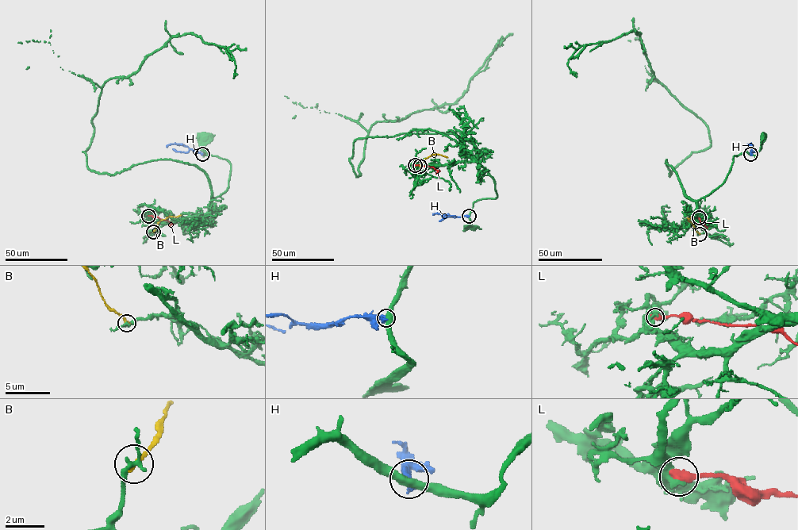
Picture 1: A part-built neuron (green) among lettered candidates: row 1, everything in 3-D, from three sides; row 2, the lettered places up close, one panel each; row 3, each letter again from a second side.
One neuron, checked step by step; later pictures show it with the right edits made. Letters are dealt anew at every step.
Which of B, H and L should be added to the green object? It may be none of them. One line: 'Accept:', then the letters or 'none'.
Accept: none

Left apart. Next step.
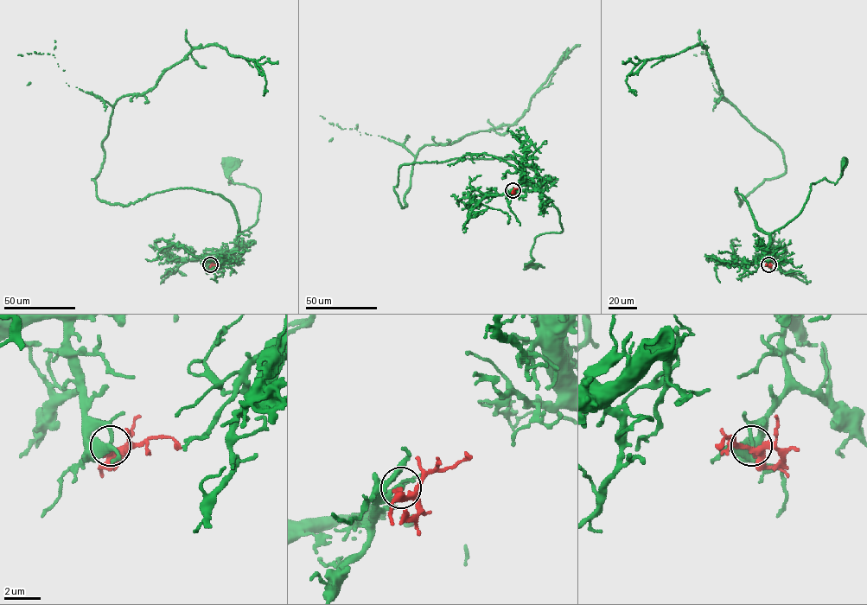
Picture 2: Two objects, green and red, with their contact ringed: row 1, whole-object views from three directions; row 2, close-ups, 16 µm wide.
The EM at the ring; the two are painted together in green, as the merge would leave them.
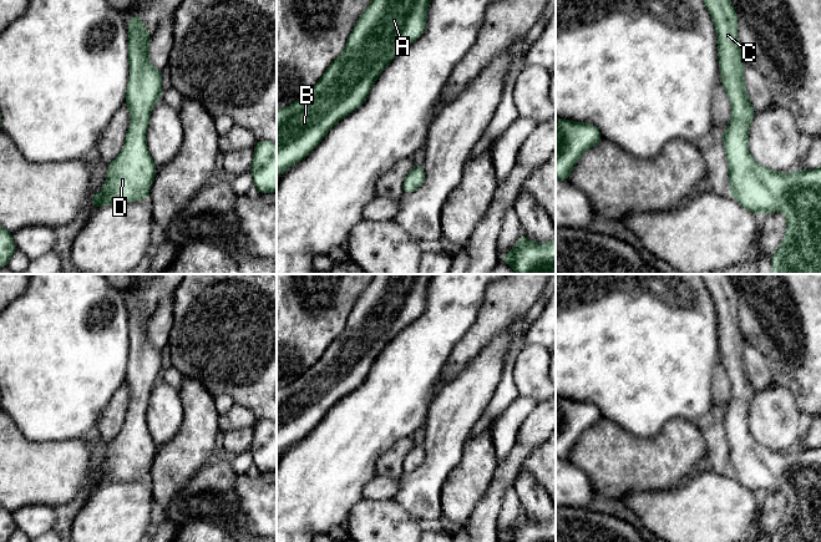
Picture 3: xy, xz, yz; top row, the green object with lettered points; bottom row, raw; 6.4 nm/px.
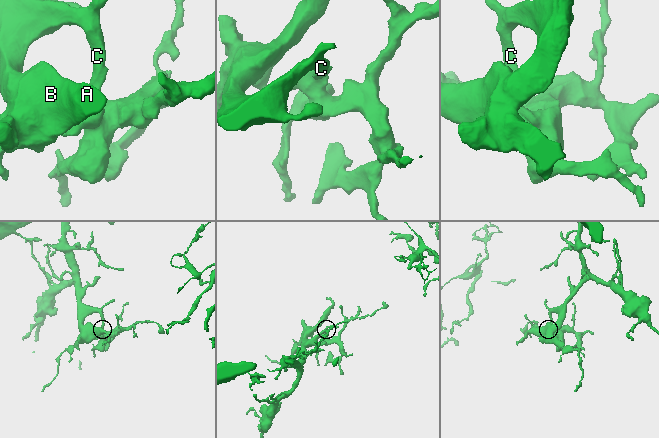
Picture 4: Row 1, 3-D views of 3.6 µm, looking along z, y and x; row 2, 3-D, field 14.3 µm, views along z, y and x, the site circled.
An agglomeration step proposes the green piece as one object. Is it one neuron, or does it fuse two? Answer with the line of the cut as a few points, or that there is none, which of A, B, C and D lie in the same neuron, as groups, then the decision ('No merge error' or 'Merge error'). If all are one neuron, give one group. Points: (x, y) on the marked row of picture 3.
No split. Groups: A B C D. No merge error

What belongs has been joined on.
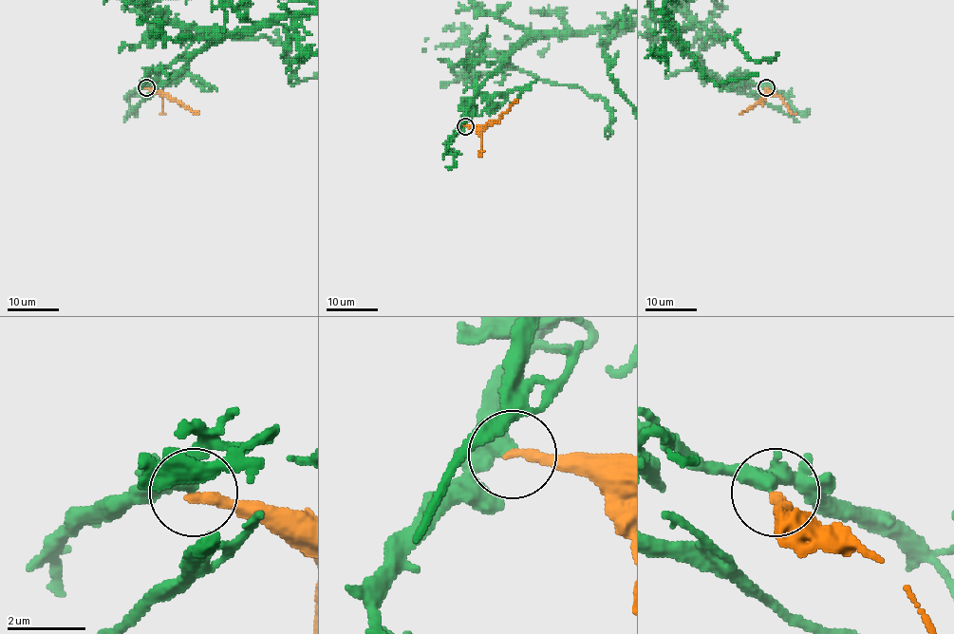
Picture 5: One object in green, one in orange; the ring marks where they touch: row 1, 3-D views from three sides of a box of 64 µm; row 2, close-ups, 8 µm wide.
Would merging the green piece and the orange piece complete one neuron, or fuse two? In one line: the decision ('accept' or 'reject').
reject

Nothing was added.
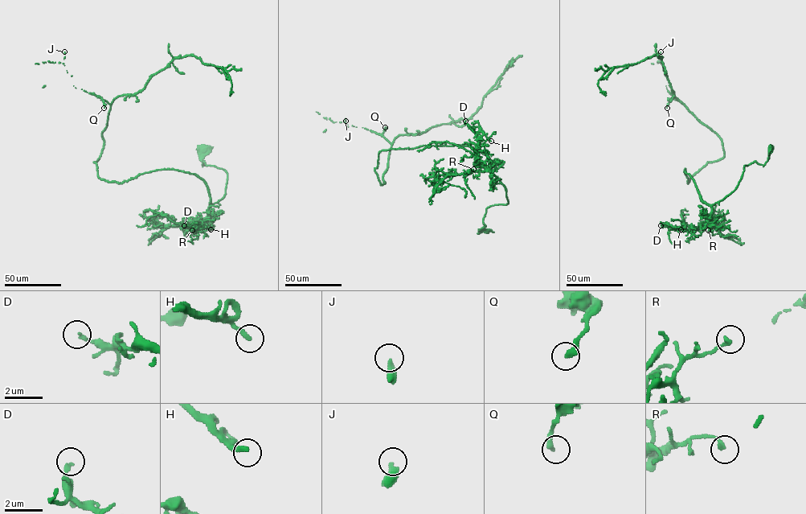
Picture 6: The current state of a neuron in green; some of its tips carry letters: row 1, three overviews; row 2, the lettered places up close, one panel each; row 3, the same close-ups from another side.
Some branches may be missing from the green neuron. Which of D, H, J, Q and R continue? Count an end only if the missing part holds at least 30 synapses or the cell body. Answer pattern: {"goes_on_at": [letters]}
{"goes_on_at": ["J"]}

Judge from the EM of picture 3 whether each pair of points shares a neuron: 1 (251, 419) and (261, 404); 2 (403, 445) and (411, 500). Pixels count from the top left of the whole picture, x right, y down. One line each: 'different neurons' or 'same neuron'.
1: different neurons
2: different neurons

